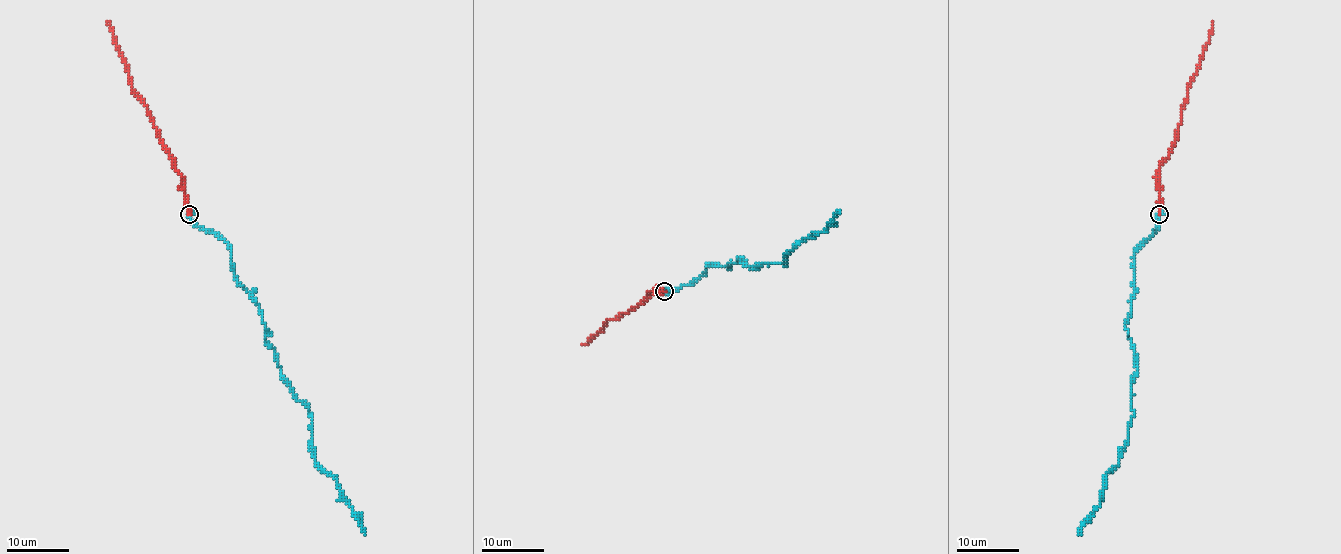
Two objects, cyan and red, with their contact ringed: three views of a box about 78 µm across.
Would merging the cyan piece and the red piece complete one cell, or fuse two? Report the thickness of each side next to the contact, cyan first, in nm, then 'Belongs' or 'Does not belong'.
Thickness 240 nm (cyan) against 260 nm. Belongs

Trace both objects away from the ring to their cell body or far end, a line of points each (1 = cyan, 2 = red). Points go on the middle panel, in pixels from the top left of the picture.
1: (665, 290), (693, 284), (707, 267), (739, 258), (755, 269), (785, 265), (788, 253), (822, 233), (839, 211)
2: (665, 290), (651, 290), (634, 309), (607, 320), (588, 342), (582, 343)

